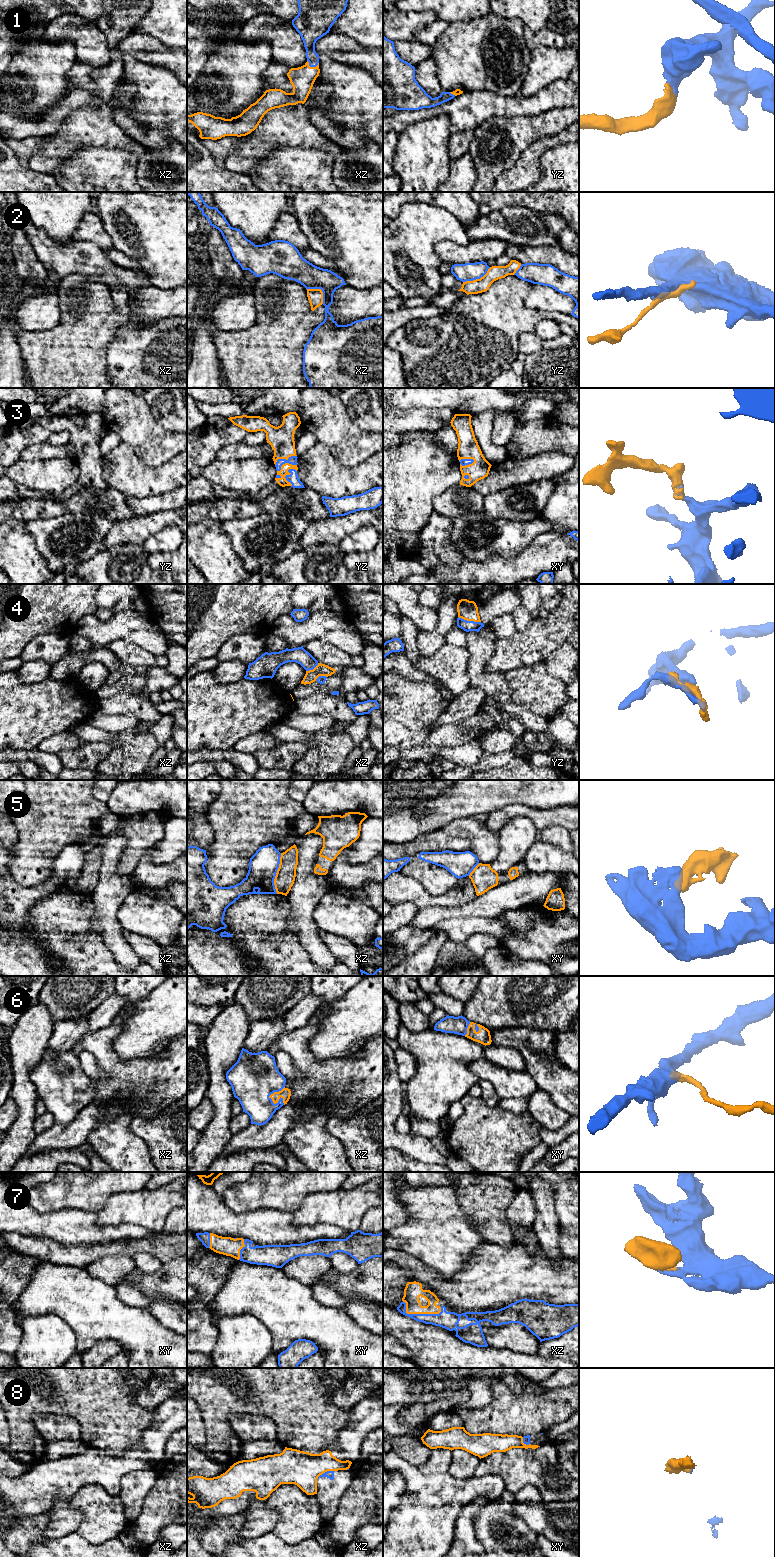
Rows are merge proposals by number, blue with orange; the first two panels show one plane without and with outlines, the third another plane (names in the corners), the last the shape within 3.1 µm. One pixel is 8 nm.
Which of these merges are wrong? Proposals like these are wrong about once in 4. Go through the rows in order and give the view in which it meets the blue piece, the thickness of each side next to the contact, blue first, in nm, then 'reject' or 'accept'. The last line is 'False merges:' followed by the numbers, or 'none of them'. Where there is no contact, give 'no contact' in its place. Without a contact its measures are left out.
1: meets blue in xz; 140 nm thick on the blue side, 190 nm on the other; accept
2: meets blue in yz; 140 nm thick on the blue side, 120 nm on the other; reject
3: meets blue in yz; 90 nm thick on the blue side, 70 nm on the other; accept
4: meets blue in yz; 90 nm thick on the blue side, 160 nm on the other; reject
5: meets blue in xz; 240 nm thick on the blue side, 160 nm on the other; reject
6: meets blue in xz; 380 nm thick on the blue side, 90 nm on the other; accept
7: meets blue in xz; 140 nm thick on the blue side, 140 nm on the other; accept
8: meets blue in xz; 60 nm thick on the blue side, 280 nm on the other; reject
False merges: 2, 4, 5, 8

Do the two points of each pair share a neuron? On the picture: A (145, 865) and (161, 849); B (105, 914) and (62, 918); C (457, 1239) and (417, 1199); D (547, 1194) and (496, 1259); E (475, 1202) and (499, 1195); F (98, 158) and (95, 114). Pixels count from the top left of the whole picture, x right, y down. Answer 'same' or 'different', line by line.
A: different
B: different
C: same
D: different
E: same
F: different

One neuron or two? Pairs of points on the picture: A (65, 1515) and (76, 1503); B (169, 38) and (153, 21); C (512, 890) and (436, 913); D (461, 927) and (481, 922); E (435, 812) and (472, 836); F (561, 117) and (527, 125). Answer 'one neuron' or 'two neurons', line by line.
A: two neurons
B: one neuron
C: one neuron
D: one neuron
E: two neurons
F: one neuron

